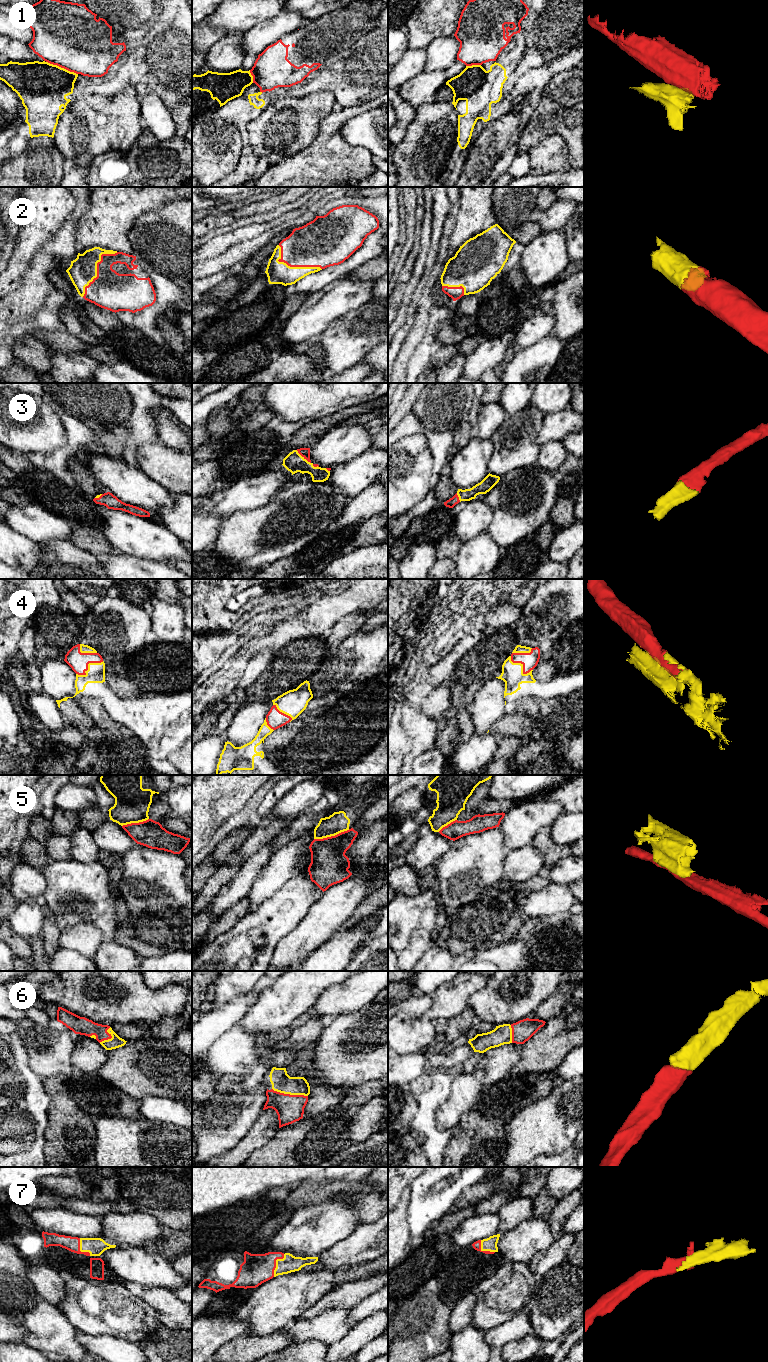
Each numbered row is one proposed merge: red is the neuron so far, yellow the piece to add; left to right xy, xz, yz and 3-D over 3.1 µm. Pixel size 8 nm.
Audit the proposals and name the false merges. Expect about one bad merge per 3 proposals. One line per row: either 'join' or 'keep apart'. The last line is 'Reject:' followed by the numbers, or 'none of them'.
1: keep apart
2: join
3: join
4: join
5: keep apart
6: join
7: join
Reject: 1, 5

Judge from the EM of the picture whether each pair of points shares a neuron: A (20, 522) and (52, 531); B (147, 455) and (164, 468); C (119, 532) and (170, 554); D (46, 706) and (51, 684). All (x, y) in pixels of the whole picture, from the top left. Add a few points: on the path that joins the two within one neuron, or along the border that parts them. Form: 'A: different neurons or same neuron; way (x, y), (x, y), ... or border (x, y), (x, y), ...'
A: same neuron; way (28, 522), (35, 522), (44, 527)
B: same neuron; way (151, 457), (160, 464)
C: same neuron; way (132, 535), (145, 537), (157, 543)
D: different neurons; border (42, 691), (55, 700)

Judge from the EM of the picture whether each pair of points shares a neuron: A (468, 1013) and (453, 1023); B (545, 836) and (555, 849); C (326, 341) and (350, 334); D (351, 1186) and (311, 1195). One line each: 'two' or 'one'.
A: one
B: one
C: one
D: one

